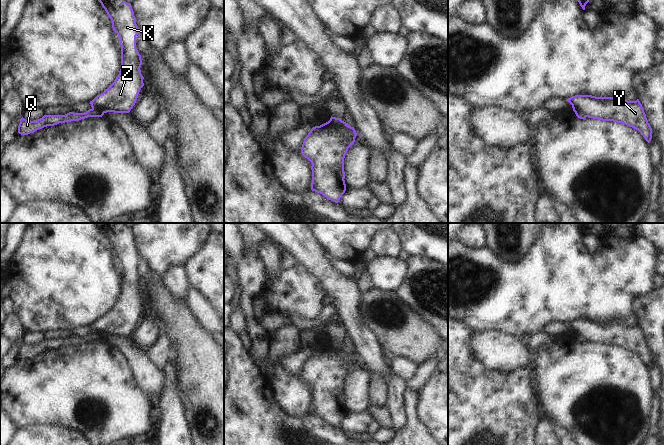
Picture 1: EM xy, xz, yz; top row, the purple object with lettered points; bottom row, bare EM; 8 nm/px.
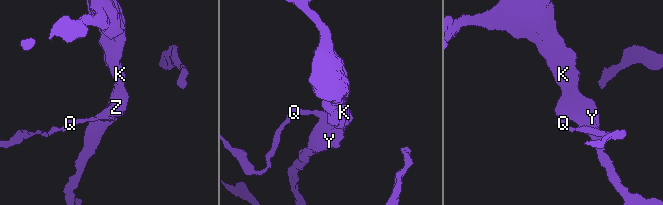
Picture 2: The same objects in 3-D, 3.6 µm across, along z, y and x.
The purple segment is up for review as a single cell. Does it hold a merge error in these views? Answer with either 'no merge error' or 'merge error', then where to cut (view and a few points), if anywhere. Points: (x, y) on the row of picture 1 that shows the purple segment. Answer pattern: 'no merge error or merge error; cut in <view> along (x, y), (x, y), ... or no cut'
merge error; cut in xz along (322, 125), (320, 132), (308, 134)

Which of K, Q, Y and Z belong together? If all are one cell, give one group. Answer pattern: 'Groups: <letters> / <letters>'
Groups: K Y Z / Q.

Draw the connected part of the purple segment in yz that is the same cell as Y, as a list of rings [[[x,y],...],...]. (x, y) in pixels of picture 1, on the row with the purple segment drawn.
[[[617,94],[613,97],[575,95],[567,99],[573,111],[580,110],[586,117],[625,124],[638,130],[650,143],[652,128],[639,99],[628,101]]]

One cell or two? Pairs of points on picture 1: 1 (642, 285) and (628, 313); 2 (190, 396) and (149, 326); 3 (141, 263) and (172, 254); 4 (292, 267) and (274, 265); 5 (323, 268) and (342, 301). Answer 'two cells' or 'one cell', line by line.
1: one cell
2: two cells
3: two cells
4: two cells
5: one cell

